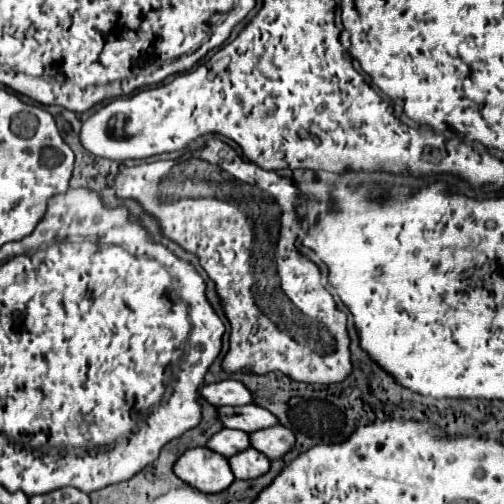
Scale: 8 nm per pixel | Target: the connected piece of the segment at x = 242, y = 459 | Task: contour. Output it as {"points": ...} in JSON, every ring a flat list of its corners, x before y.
{"points":[[247,449,245,453,237,453,229,461,233,465,235,479,257,479,257,477,265,475,271,467,269,457,265,457,257,449]]}

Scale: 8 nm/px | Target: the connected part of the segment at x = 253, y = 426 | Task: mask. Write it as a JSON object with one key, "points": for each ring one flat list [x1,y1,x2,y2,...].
{"points":[[255,403,245,407,219,407,219,417,225,427,241,429,247,433,253,433,257,429,267,429,279,423,279,419,273,417,271,411]]}

